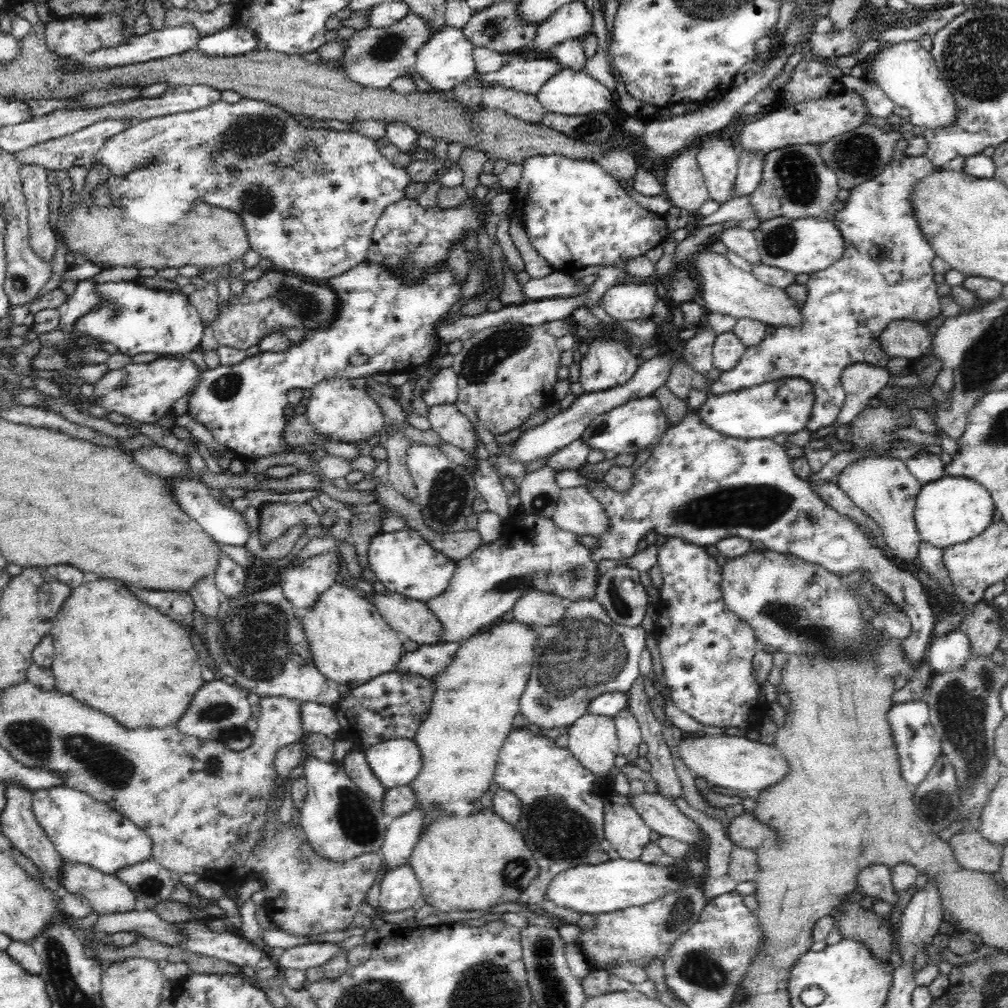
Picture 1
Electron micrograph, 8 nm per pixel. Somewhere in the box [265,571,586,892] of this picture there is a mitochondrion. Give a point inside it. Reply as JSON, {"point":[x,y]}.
{"point":[359,822]}

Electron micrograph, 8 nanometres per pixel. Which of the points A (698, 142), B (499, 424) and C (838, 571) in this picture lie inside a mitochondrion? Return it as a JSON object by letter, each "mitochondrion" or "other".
{"A":"other","B":"other","C":"other"}

